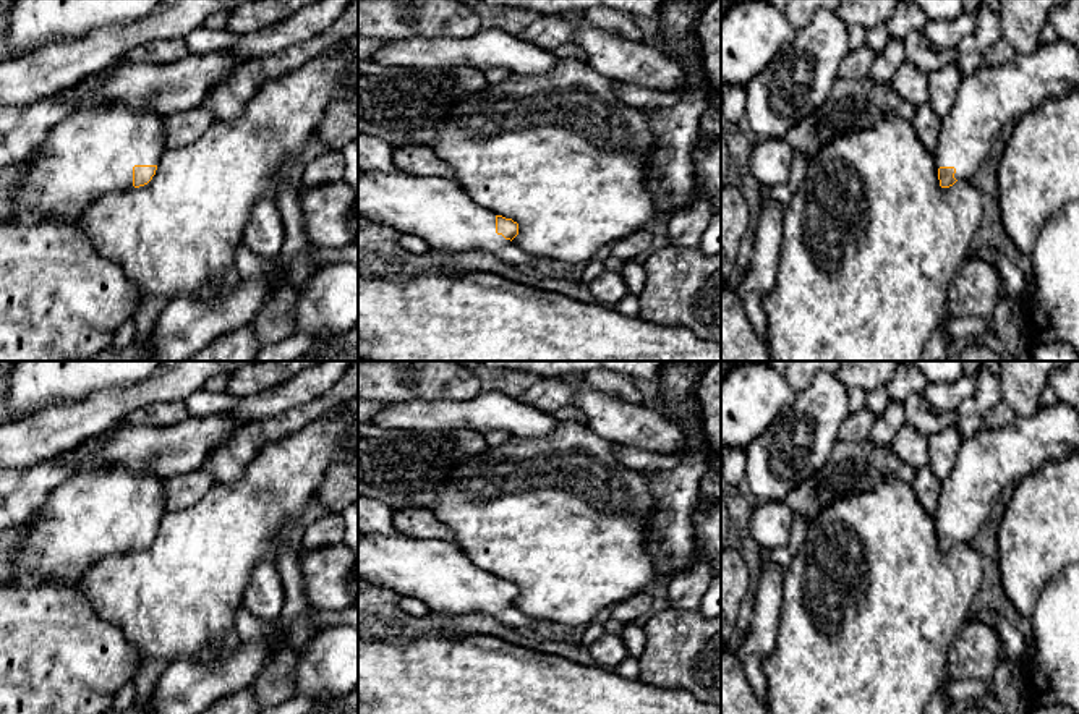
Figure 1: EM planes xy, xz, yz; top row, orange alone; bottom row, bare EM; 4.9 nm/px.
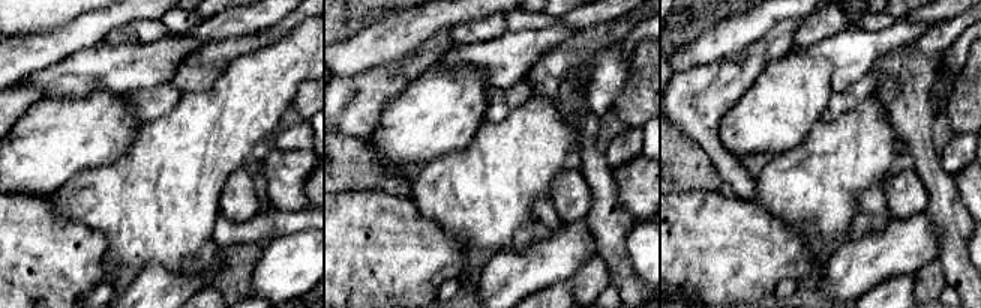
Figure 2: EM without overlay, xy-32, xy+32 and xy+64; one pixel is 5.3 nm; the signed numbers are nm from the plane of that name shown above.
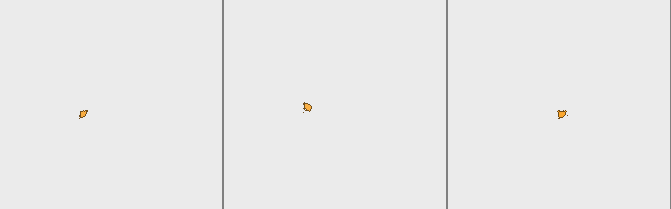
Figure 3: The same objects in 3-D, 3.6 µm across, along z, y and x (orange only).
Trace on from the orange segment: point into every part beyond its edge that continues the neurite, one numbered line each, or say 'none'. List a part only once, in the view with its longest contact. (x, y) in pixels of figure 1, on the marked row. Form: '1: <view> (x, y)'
1: xy (88, 156)

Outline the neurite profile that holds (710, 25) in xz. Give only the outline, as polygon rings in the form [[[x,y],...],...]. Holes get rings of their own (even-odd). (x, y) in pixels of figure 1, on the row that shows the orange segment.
[[[710,0],[706,5],[698,26],[698,40],[702,68],[721,99],[721,0]]]

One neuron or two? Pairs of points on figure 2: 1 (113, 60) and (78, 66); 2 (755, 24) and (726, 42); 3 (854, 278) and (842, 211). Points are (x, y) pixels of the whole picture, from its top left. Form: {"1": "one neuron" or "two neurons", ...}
{"1": "one neuron", "2": "one neuron", "3": "two neurons"}

